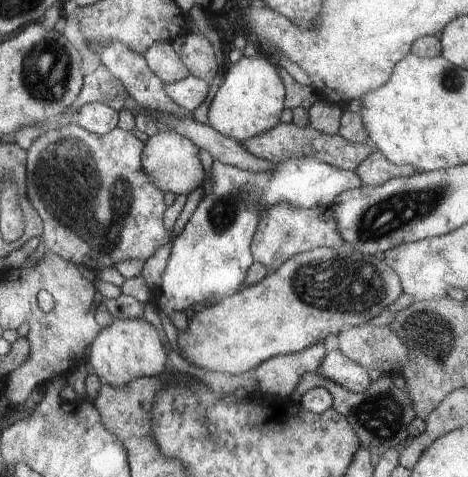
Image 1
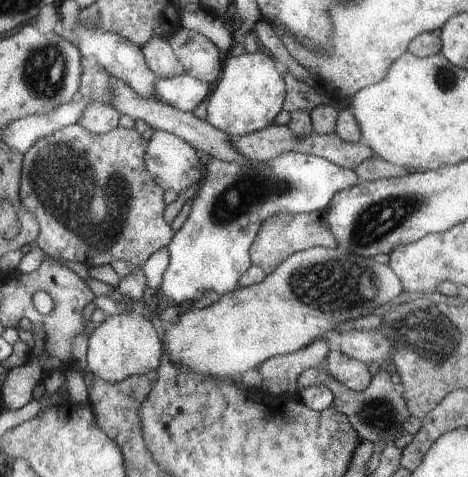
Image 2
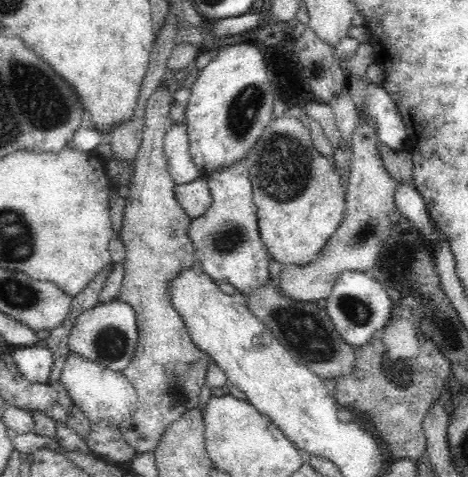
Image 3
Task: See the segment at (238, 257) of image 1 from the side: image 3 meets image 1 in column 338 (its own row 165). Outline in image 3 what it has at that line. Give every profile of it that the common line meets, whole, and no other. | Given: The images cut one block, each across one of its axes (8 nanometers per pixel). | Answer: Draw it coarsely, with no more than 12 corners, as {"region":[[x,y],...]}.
{"region":[[188,126],[168,128],[164,156],[174,184],[202,174],[190,154]]}

